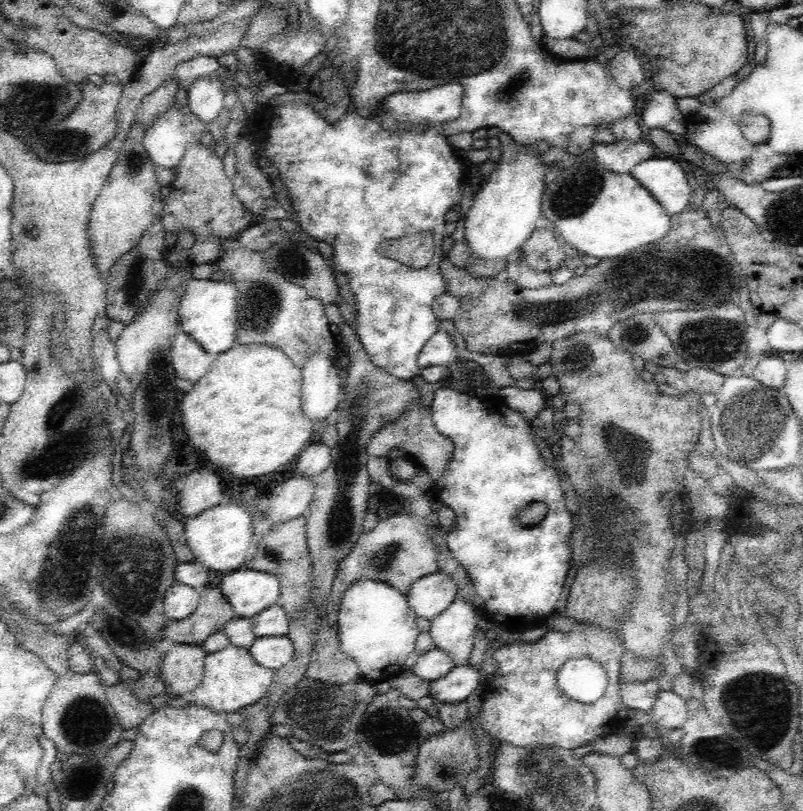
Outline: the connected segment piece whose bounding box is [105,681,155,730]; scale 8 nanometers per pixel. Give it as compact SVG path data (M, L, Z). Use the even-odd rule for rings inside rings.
M118 681L112 686L106 686L105 693L110 705L116 711L120 725L125 730L140 727L143 720L155 711L152 702L147 703L138 700L122 681Z

